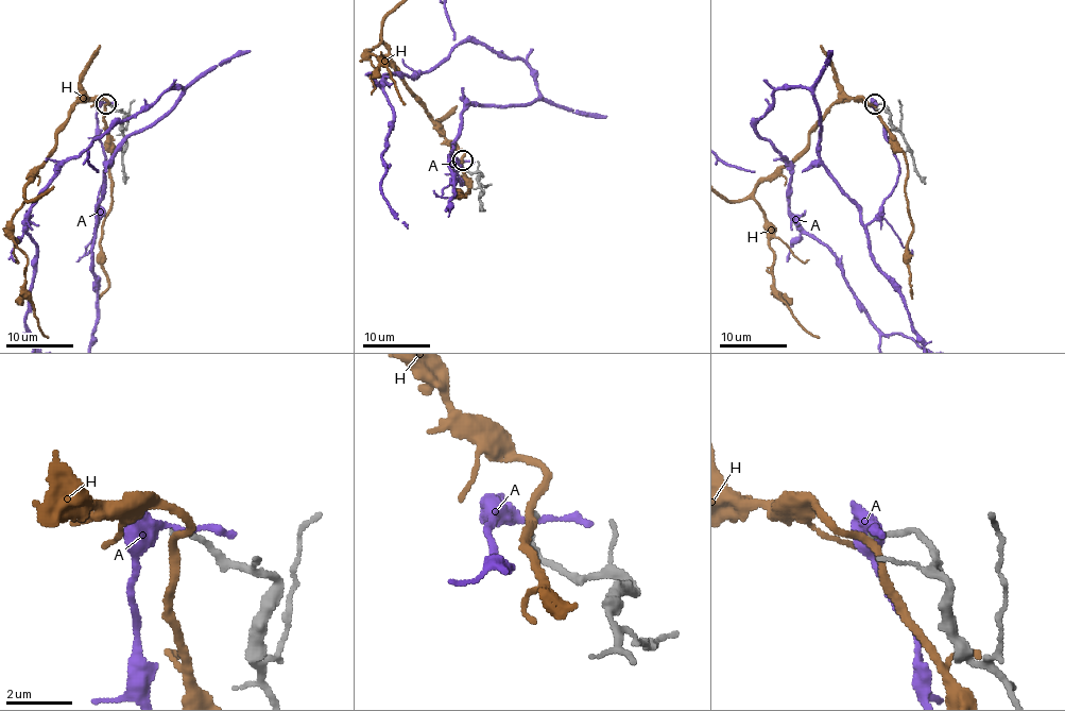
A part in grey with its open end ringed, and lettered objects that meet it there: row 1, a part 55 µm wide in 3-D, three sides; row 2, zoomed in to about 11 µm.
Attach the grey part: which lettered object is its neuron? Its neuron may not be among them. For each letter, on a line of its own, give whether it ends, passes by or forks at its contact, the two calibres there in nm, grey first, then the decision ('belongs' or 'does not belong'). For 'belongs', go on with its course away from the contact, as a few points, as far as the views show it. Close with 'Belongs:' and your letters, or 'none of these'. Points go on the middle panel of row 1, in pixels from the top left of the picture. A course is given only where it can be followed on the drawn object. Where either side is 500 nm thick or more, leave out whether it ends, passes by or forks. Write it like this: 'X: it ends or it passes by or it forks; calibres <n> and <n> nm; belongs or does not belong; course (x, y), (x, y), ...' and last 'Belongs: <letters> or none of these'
A: it passes by; calibres 200 and 280 nm; does not belong
H: it passes by; calibres 180 and 200 nm; does not belong
Belongs: none of these

